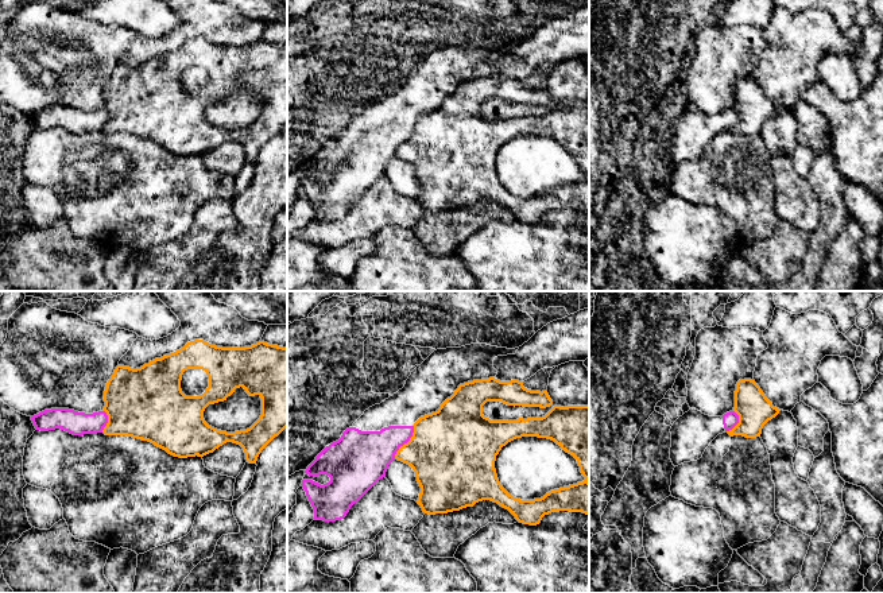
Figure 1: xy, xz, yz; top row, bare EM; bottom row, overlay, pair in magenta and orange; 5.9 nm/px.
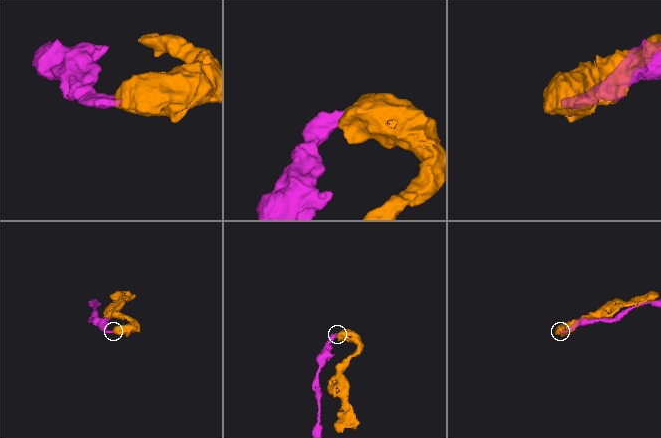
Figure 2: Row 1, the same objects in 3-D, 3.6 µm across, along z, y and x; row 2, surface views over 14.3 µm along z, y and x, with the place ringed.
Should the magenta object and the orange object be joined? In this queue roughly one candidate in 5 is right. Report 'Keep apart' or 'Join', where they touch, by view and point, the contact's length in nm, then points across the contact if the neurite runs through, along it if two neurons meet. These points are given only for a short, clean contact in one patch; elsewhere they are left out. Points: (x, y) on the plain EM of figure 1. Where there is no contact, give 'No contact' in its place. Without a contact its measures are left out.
Keep apart. Touches magenta at xz (406, 140). Shared border 220 nm. Boundary: xz (414, 124), (413, 134), (399, 146), (394, 155)

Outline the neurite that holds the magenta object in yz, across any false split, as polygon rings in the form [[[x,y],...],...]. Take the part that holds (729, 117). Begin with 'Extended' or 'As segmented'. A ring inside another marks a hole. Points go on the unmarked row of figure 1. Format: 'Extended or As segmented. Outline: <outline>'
Extended. Outline: [[[690,106],[671,124],[670,158],[674,164],[697,159],[702,155],[709,142],[723,131],[732,128],[739,121],[739,113],[729,109],[723,115],[709,115]]]

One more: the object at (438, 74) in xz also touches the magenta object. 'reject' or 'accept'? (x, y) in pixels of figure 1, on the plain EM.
accept

